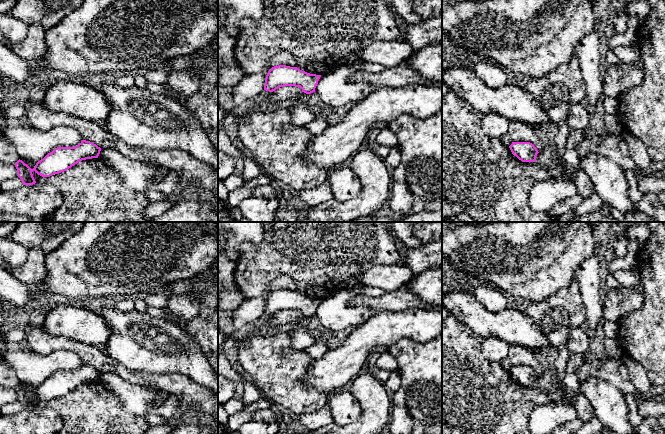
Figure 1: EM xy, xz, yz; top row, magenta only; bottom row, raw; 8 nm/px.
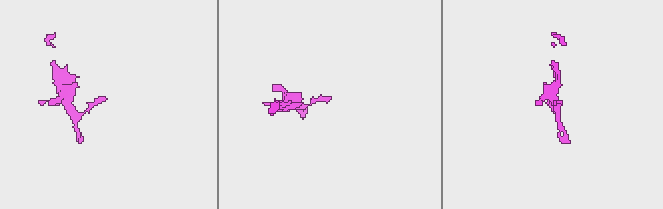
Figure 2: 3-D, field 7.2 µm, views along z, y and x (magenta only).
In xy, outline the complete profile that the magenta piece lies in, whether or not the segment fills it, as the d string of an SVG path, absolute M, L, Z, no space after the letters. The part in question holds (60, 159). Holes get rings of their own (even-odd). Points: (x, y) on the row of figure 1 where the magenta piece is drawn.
M82 140L75 147L55 148L38 161L33 169L20 159L14 165L17 169L17 176L23 185L33 185L36 183L32 174L33 171L42 177L50 177L68 170L79 161L98 158L100 151L101 148L96 144Z

